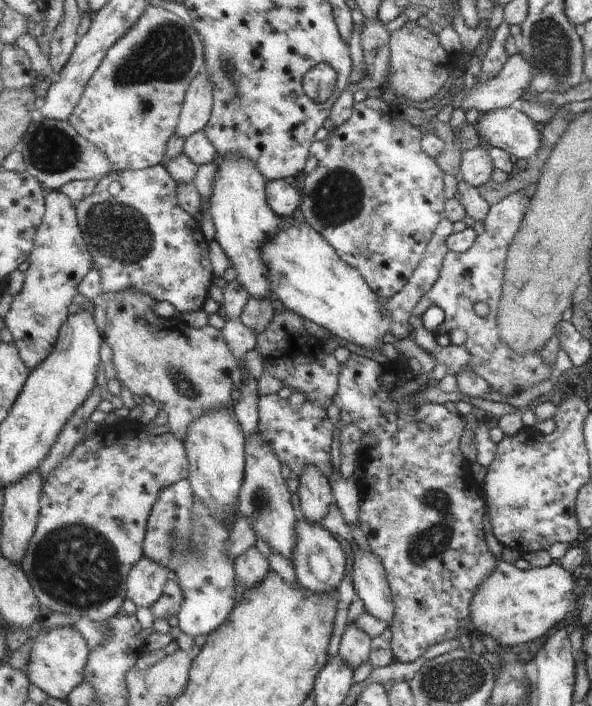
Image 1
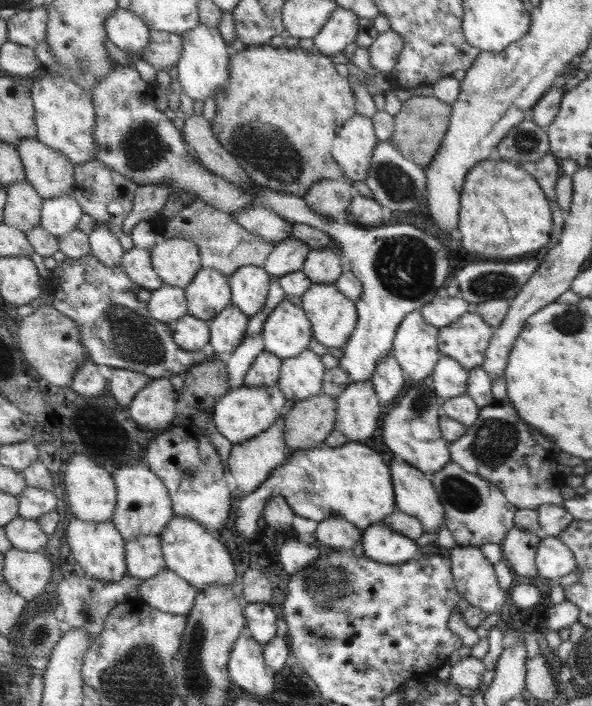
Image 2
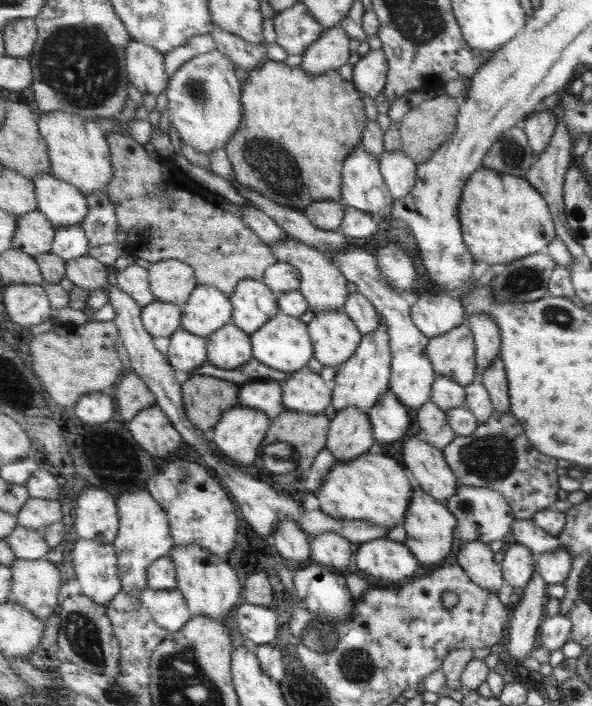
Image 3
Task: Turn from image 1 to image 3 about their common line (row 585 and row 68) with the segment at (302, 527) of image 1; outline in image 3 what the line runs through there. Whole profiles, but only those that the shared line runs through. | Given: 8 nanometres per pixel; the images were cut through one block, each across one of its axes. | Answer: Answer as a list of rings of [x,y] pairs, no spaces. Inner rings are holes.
[[[327,27],[322,38],[313,43],[302,55],[301,65],[311,76],[337,72],[349,62],[349,36],[342,27]]]

